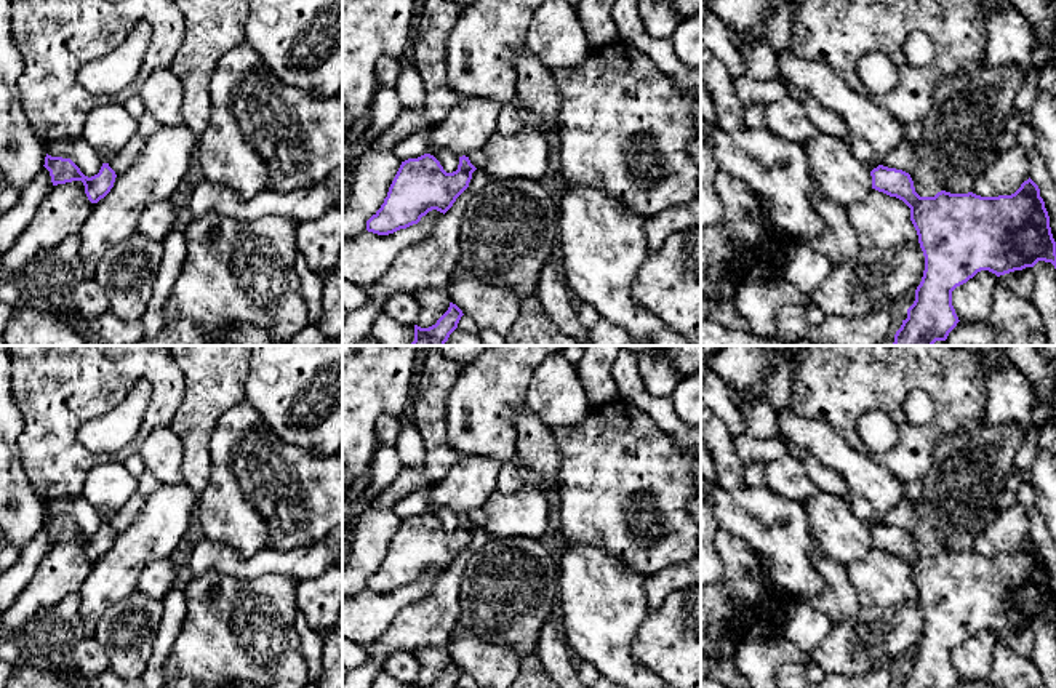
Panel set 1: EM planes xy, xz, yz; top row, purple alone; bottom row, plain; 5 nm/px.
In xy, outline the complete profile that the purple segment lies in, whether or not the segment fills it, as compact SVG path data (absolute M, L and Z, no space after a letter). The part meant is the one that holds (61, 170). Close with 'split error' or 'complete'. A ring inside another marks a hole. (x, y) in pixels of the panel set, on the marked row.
M48 154L43 166L50 171L53 186L82 181L85 186L85 194L91 203L98 203L101 198L104 198L114 187L117 178L109 163L102 163L99 173L88 178L70 158L51 157Z; complete

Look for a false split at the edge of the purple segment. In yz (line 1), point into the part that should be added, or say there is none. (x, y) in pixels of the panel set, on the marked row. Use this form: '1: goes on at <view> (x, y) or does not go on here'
1: does not go on here

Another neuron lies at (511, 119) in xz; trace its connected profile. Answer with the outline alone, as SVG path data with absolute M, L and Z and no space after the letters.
M514 102L502 106L496 120L496 133L501 136L512 136L518 133L526 122L526 117Z

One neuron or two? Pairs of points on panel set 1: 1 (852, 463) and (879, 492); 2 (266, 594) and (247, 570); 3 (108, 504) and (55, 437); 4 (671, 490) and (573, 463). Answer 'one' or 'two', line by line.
1: one
2: two
3: two
4: one

